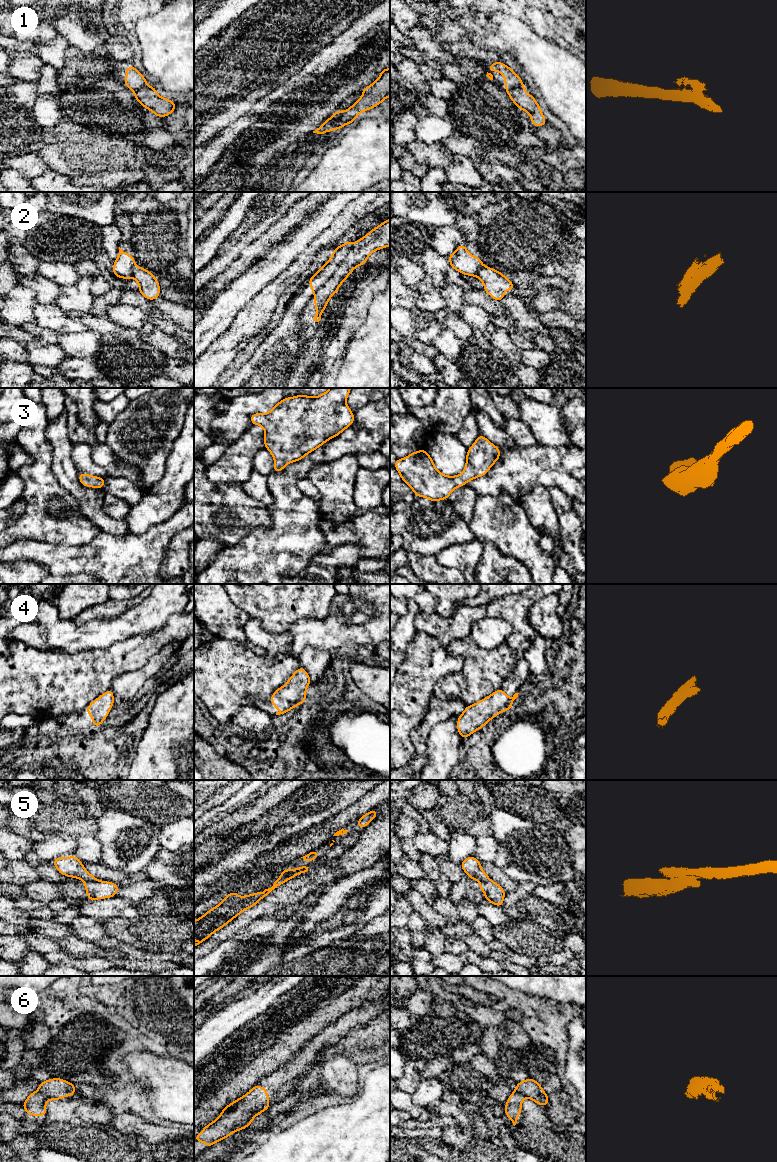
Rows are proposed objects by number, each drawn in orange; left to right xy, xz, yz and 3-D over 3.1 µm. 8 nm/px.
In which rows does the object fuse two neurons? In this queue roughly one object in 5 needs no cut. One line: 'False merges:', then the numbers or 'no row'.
False merges: 1, 2, 5, 6

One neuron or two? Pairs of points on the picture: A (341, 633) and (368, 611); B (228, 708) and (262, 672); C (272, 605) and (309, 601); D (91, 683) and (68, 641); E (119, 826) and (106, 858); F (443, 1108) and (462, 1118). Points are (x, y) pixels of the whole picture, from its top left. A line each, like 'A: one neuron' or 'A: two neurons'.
A: one neuron
B: one neuron
C: one neuron
D: two neurons
E: one neuron
F: one neuron

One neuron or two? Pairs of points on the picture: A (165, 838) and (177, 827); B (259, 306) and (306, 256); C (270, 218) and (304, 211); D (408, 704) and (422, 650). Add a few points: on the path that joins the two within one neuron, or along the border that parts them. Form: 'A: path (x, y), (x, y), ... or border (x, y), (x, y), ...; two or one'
A: path (168, 836), (174, 830); one
B: path (272, 293), (296, 269); one
C: border (296, 202), (266, 230); two
D: path (411, 691), (416, 676), (422, 668), (422, 663); one

